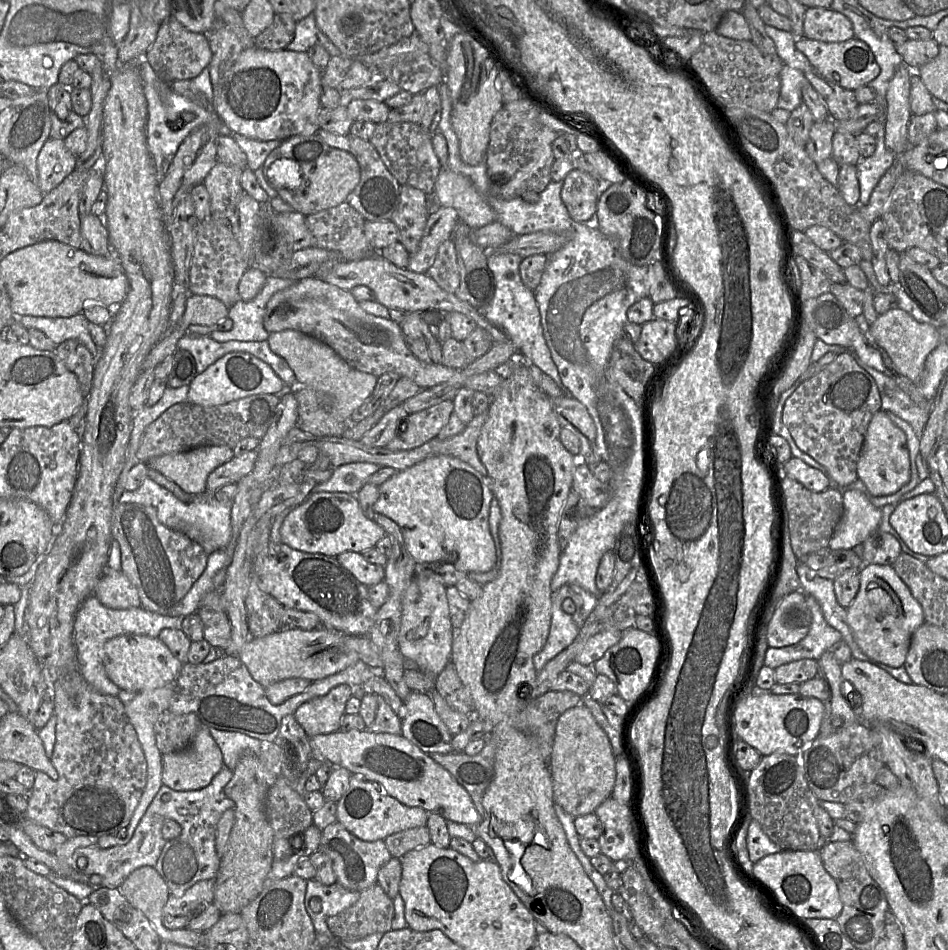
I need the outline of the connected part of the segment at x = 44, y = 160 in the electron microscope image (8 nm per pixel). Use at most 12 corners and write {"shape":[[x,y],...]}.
{"shape":[[49,138],[37,157],[46,194],[76,167],[64,140]]}

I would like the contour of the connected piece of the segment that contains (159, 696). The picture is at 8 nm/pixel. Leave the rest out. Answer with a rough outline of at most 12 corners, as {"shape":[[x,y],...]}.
{"shape":[[174,681],[125,705],[147,763],[147,782],[129,825],[96,844],[126,844],[162,783],[154,724],[168,710]]}

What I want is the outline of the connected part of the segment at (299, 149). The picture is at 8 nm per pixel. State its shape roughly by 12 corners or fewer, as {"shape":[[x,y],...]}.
{"shape":[[318,134],[282,141],[262,170],[304,216],[348,201],[349,152]]}

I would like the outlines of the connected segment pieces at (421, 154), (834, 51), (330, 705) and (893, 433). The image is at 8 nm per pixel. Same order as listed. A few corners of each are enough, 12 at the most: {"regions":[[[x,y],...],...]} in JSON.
{"regions":[[[382,122],[369,141],[401,184],[432,195],[432,132]],[[856,38],[795,47],[821,77],[848,90],[880,73],[869,46]],[[353,687],[303,703],[294,718],[310,737],[340,731]],[[880,410],[857,463],[874,496],[911,478],[905,432]]]}

